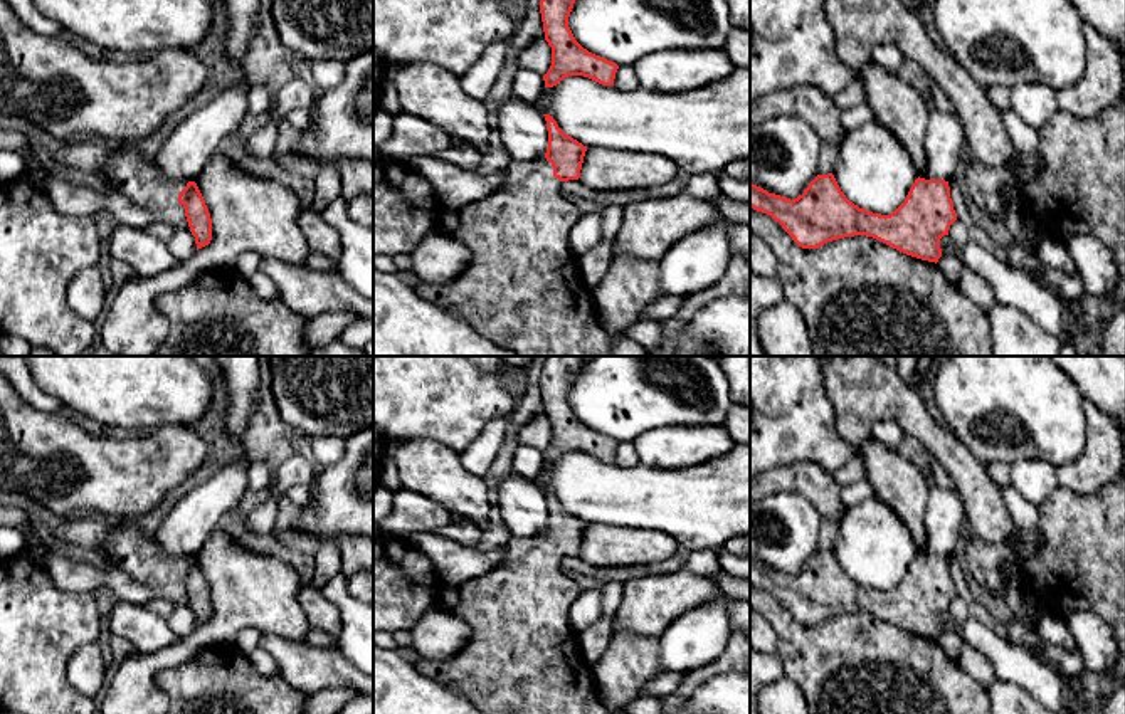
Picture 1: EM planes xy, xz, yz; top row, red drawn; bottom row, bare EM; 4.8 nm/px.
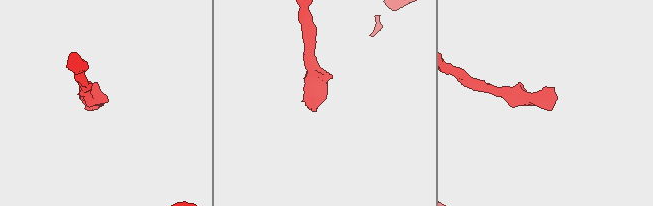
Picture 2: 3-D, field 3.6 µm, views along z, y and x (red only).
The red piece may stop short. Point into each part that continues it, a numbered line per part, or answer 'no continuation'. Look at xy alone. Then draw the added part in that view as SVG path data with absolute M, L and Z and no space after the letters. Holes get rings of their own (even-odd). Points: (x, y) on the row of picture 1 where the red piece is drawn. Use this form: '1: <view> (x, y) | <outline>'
1: xy (128, 173) | M87 138L66 143L49 158L54 168L99 171L111 186L143 208L158 208L178 200L188 181L168 180L155 165L123 144L109 150Z

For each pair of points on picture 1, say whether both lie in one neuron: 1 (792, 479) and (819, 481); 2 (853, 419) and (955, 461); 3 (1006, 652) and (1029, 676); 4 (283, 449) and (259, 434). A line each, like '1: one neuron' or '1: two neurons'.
1: one neuron
2: one neuron
3: one neuron
4: one neuron

